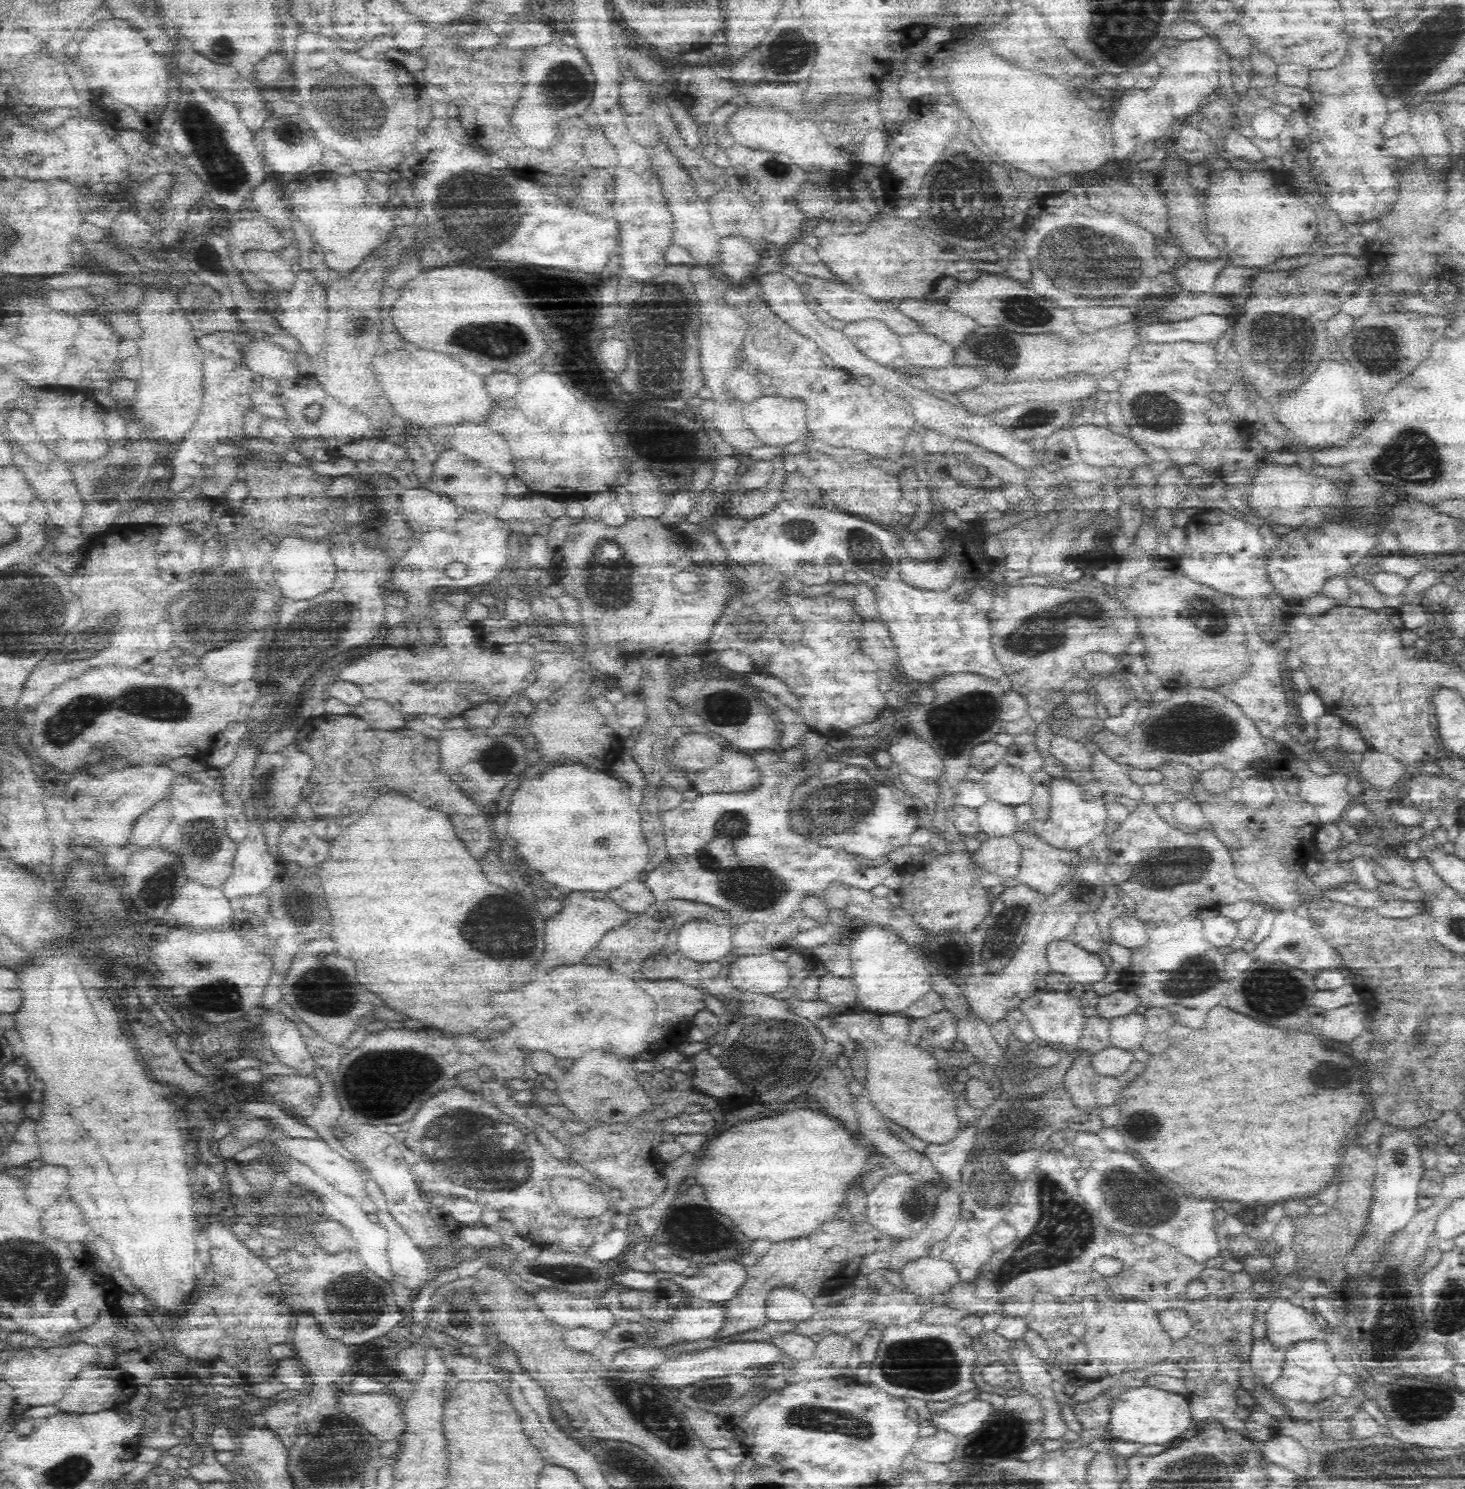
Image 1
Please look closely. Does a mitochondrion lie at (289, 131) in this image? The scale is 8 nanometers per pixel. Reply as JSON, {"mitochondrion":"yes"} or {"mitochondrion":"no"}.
{"mitochondrion":"yes"}

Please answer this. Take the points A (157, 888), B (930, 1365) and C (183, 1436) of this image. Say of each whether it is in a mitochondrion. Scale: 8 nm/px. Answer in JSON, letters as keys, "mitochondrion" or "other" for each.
{"A":"mitochondrion","B":"mitochondrion","C":"mitochondrion"}

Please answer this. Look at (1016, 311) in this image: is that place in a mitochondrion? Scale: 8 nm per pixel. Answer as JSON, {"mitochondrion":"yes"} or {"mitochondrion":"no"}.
{"mitochondrion":"yes"}

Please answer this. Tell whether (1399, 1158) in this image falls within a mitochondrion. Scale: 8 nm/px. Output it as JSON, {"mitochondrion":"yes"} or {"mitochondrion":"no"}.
{"mitochondrion":"no"}

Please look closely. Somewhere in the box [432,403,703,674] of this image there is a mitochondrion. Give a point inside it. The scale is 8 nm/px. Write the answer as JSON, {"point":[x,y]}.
{"point":[611,587]}

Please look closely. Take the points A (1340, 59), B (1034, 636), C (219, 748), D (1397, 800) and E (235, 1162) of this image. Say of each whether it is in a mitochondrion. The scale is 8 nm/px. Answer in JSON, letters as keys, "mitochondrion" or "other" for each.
{"A":"other","B":"mitochondrion","C":"other","D":"other","E":"other"}

